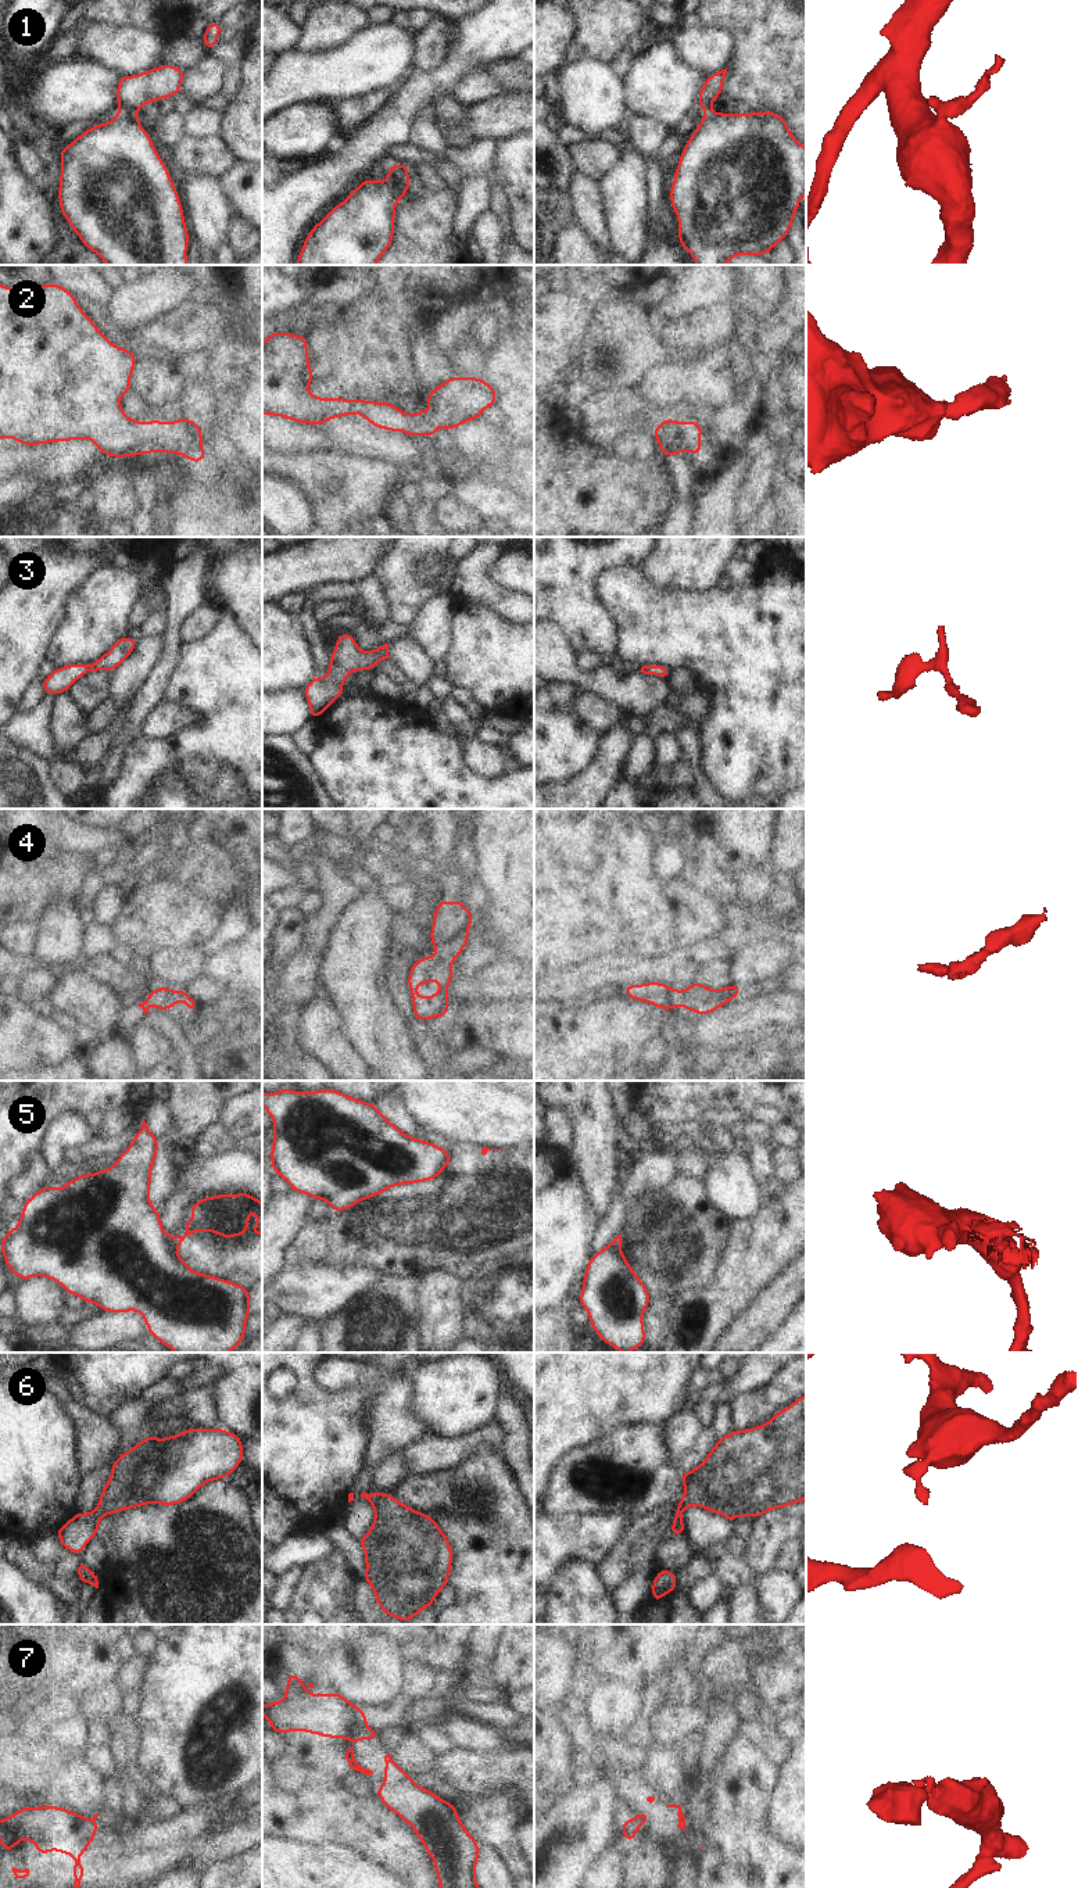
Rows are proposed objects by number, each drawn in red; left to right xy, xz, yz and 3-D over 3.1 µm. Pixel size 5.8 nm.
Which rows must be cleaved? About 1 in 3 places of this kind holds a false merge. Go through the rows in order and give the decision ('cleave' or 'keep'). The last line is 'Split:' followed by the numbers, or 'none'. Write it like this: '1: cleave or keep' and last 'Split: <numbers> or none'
1: cleave
2: keep
3: keep
4: keep
5: cleave
6: keep
7: cleave
Split: 1, 5, 7

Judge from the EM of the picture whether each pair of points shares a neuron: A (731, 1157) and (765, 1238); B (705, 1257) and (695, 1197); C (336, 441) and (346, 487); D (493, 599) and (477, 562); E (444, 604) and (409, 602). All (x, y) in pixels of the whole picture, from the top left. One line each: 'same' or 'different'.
A: different
B: same
C: different
D: same
E: different

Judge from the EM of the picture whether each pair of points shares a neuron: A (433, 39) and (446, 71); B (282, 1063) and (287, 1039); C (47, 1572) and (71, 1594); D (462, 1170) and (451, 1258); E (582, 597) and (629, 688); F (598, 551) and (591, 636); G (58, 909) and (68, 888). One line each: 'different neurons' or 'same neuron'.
A: different neurons
B: different neurons
C: same neuron
D: same neuron
E: different neurons
F: same neuron
G: different neurons

